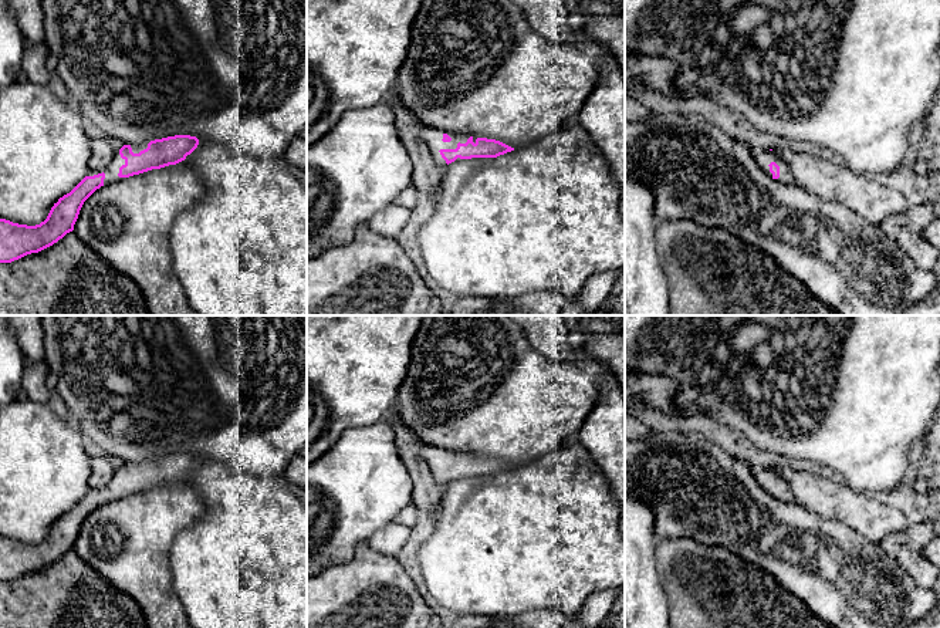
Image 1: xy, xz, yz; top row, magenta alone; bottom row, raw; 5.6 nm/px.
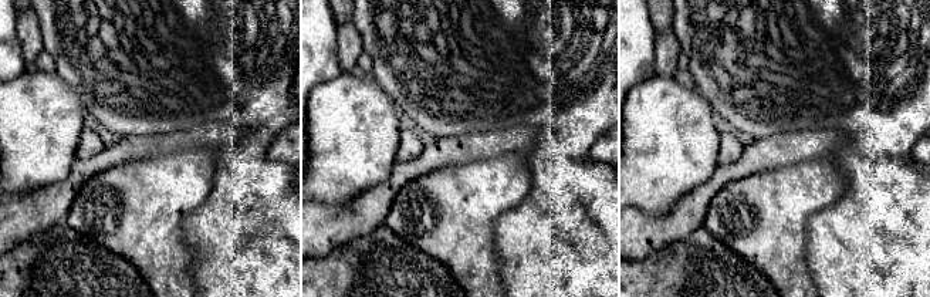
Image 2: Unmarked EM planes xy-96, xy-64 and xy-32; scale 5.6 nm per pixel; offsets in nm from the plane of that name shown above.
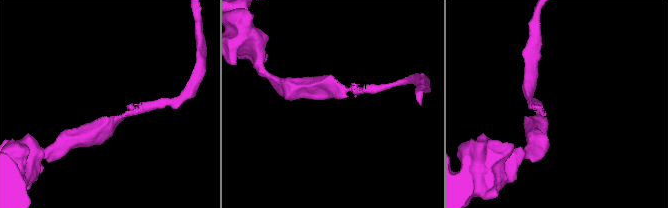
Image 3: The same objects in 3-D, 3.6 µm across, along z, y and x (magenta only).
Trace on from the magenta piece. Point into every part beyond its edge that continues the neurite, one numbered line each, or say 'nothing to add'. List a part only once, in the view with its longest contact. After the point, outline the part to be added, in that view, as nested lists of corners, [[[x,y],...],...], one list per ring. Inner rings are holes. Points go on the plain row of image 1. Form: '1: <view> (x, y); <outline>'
1: xz (432, 455); [[[426,445],[419,456],[426,462],[433,479],[440,486],[446,486],[447,482],[440,473],[440,467],[456,467],[457,462],[466,462],[470,453],[467,452],[452,452],[432,445]]]

